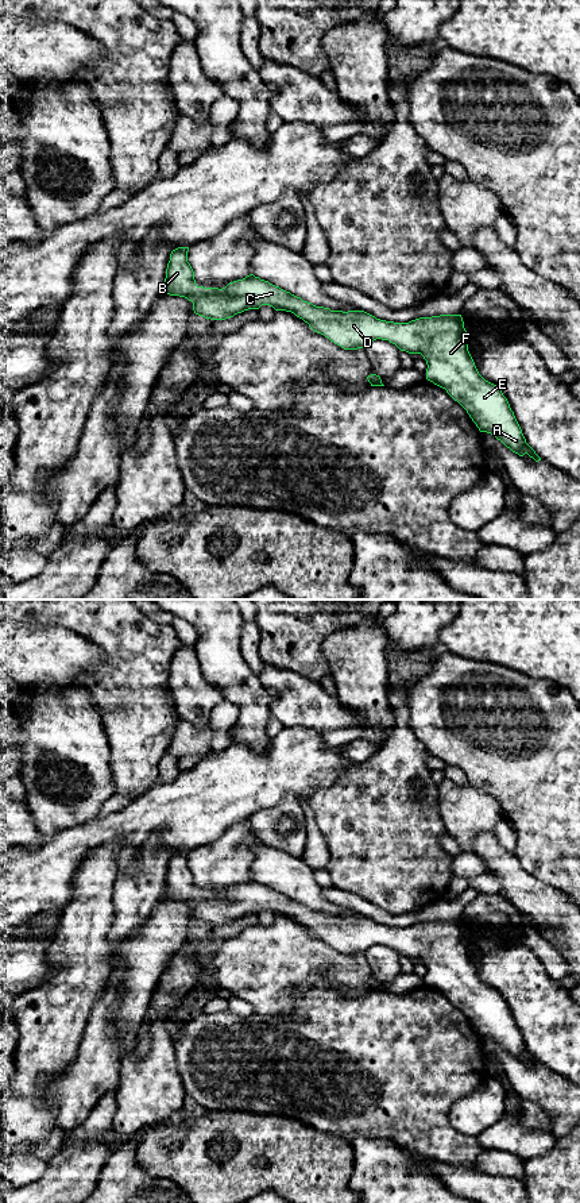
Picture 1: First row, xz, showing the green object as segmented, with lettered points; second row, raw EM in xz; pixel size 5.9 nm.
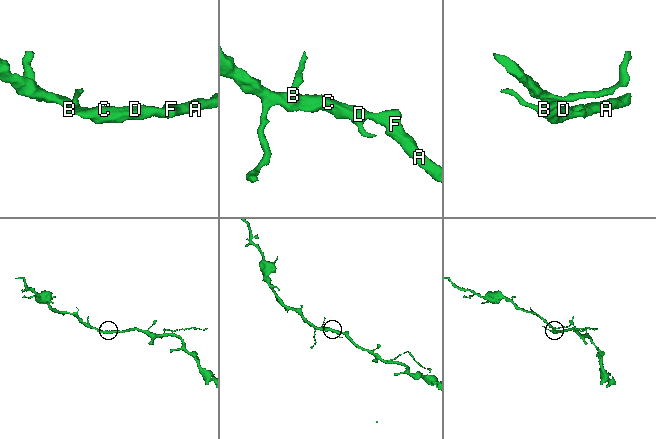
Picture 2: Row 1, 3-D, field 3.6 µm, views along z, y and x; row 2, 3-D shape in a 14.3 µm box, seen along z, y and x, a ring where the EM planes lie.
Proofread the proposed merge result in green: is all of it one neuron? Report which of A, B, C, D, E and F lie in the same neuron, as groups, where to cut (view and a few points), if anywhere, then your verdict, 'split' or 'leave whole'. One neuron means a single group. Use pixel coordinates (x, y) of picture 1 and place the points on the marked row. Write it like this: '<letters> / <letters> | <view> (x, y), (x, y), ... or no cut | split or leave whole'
A B C D E F | no cut | leave whole

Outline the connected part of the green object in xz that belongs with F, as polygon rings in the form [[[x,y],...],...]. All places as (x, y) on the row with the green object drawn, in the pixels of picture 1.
[[[178,247],[171,251],[162,292],[192,301],[196,315],[210,320],[225,320],[244,311],[270,305],[275,311],[294,313],[308,323],[314,332],[324,335],[344,350],[366,348],[371,342],[382,339],[395,344],[401,351],[421,354],[428,365],[426,379],[445,389],[446,393],[467,410],[480,432],[491,433],[519,456],[527,454],[535,462],[541,460],[535,451],[526,443],[522,429],[502,390],[479,374],[468,351],[468,333],[464,328],[461,315],[419,317],[409,323],[386,321],[364,311],[343,312],[316,306],[254,274],[229,282],[223,289],[204,288],[196,284],[194,271],[187,262],[187,251],[189,247]]]

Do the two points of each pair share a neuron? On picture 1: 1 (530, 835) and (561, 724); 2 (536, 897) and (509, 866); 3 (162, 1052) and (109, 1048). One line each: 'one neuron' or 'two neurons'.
1: one neuron
2: one neuron
3: two neurons

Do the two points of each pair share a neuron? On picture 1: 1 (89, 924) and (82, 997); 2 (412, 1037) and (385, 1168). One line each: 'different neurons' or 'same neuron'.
1: same neuron
2: different neurons

